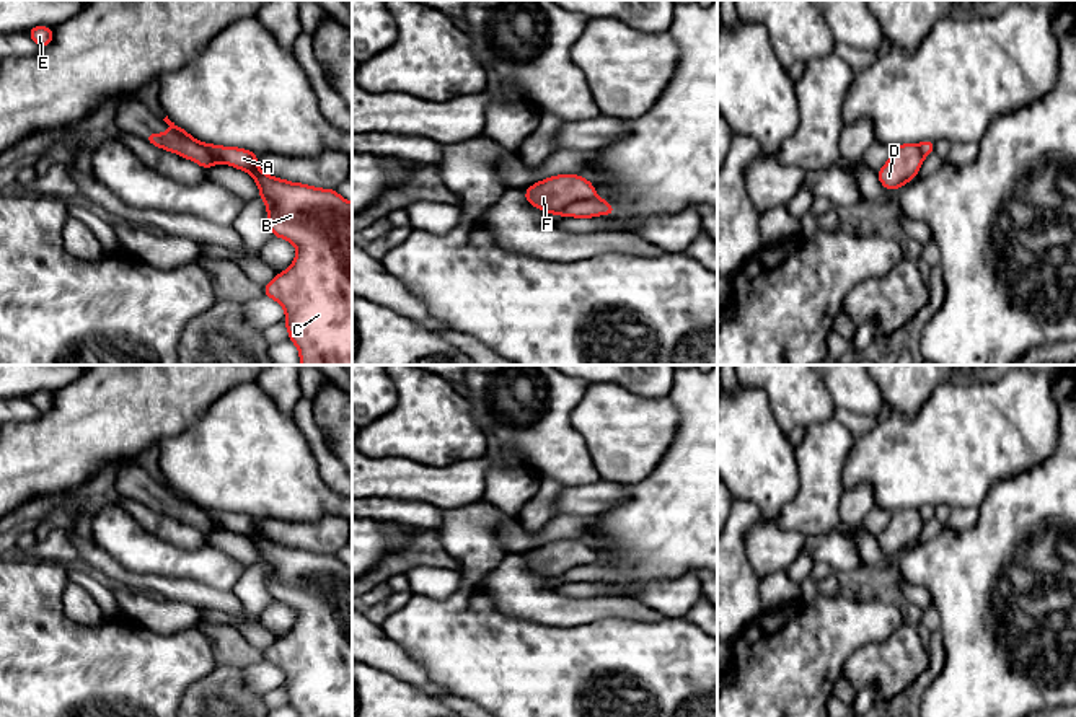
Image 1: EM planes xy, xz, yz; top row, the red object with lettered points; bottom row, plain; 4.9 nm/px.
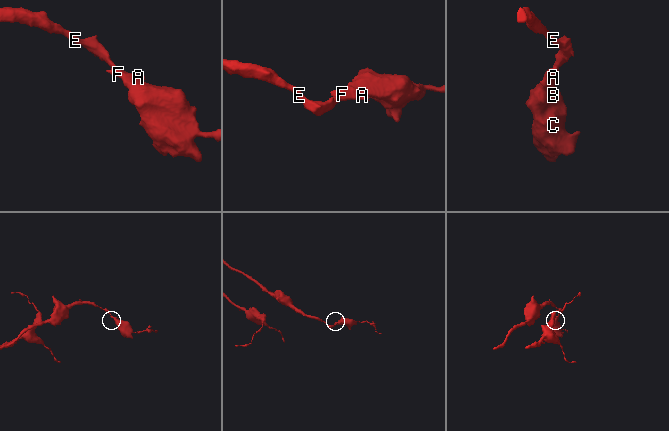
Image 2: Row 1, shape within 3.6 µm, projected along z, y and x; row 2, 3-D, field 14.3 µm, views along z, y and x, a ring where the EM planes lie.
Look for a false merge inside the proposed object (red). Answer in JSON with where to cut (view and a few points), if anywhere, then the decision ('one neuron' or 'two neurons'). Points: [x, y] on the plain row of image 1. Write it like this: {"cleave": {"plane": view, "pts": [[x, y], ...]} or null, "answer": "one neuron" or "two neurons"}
{"cleave": {"plane": "xz", "pts": [[594, 561], [584, 566], [573, 566], [555, 579]]}, "answer": "two neurons"}

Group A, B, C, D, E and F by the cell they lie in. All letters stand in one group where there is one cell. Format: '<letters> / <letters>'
A E / B C D F

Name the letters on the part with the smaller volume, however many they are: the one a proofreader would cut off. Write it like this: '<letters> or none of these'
B, C, D, F

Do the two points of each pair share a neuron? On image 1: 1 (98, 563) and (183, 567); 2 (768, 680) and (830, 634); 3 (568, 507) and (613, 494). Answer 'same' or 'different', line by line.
1: different
2: same
3: same

